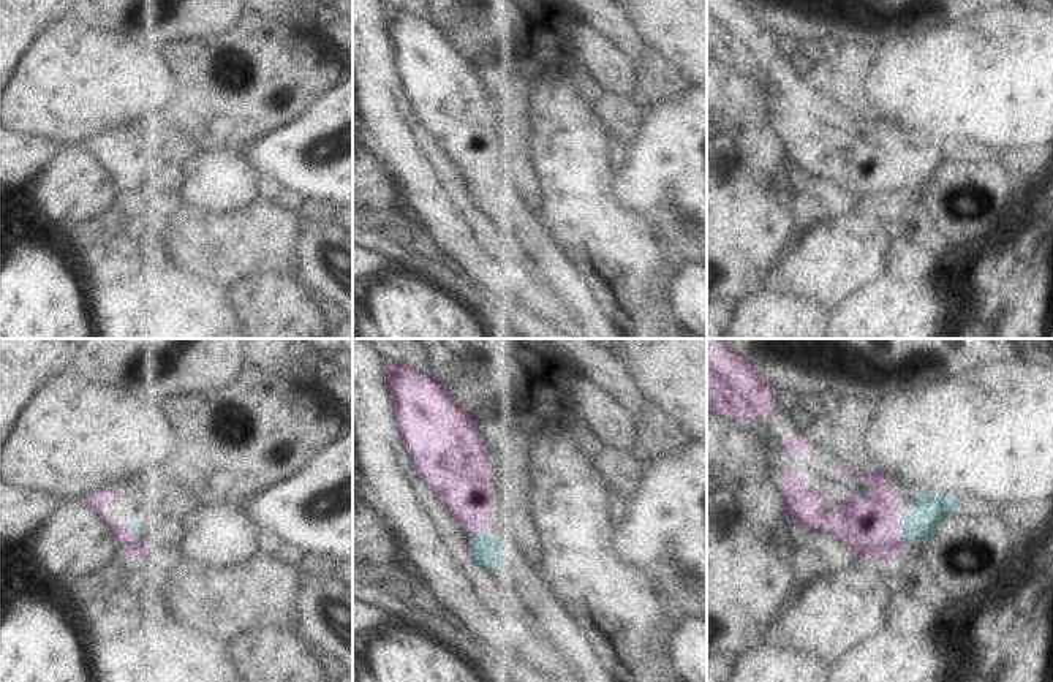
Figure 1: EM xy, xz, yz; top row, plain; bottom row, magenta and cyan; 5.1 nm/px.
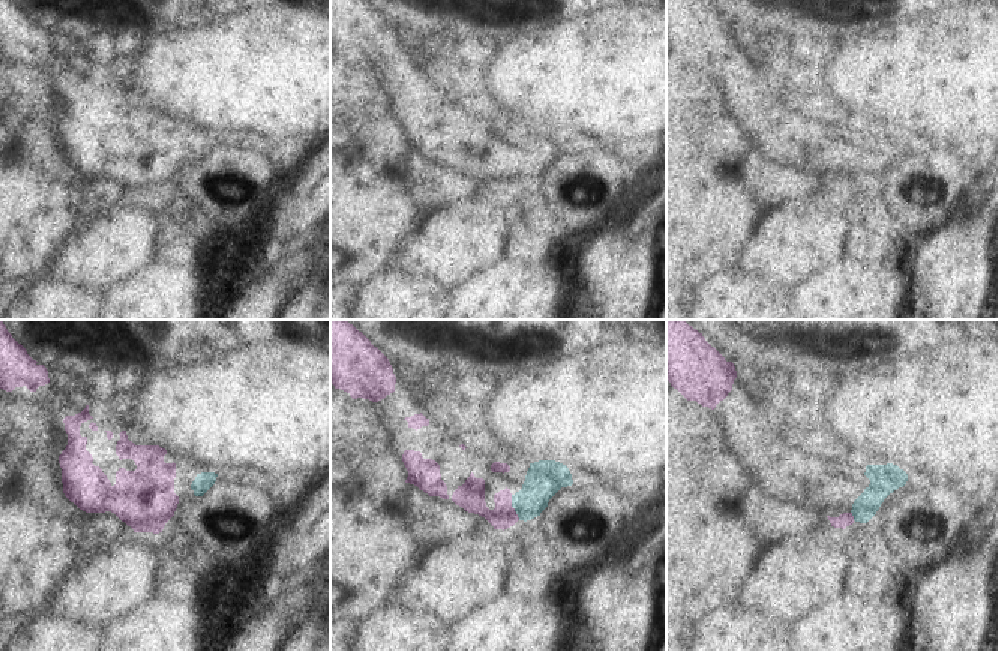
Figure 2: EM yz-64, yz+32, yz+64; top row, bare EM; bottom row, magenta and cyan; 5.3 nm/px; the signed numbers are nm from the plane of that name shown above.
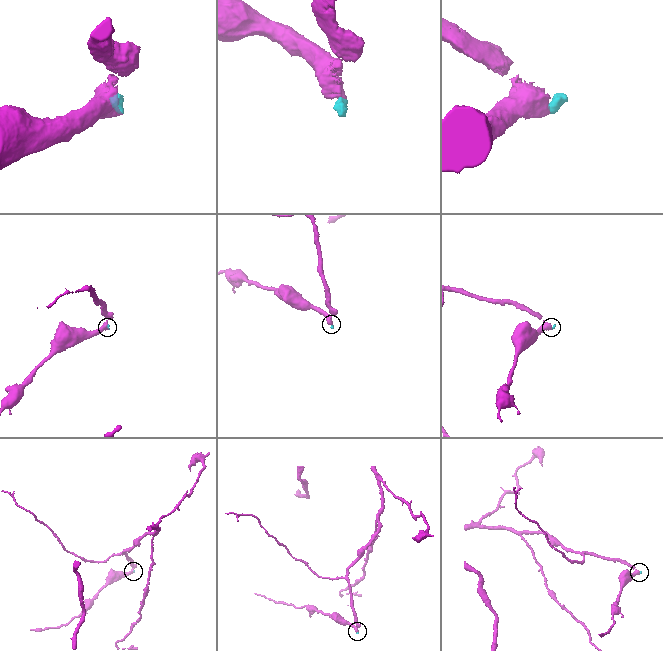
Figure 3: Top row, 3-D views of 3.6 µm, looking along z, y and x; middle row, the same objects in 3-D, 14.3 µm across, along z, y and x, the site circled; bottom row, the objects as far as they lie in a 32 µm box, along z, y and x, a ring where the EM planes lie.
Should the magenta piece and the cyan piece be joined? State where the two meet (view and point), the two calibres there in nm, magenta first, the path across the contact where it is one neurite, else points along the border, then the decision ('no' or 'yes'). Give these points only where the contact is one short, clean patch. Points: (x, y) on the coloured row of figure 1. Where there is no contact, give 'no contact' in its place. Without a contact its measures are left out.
meets magenta in yz at (900, 534); 280 nm thick on the magenta side, 160 nm on the other; yes

